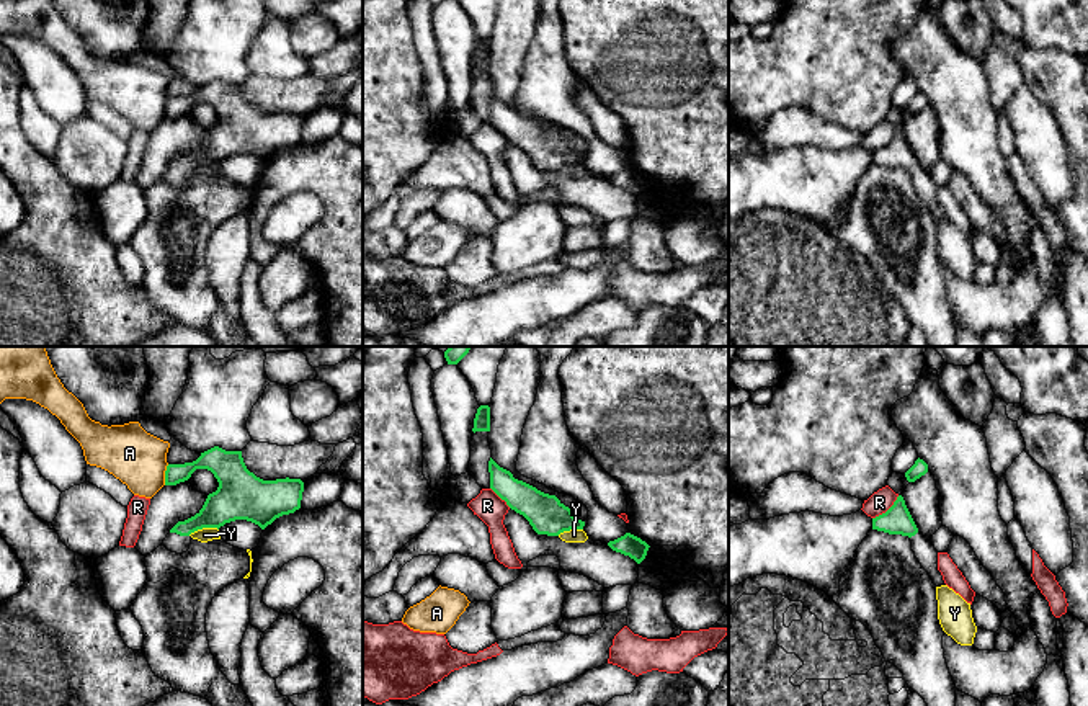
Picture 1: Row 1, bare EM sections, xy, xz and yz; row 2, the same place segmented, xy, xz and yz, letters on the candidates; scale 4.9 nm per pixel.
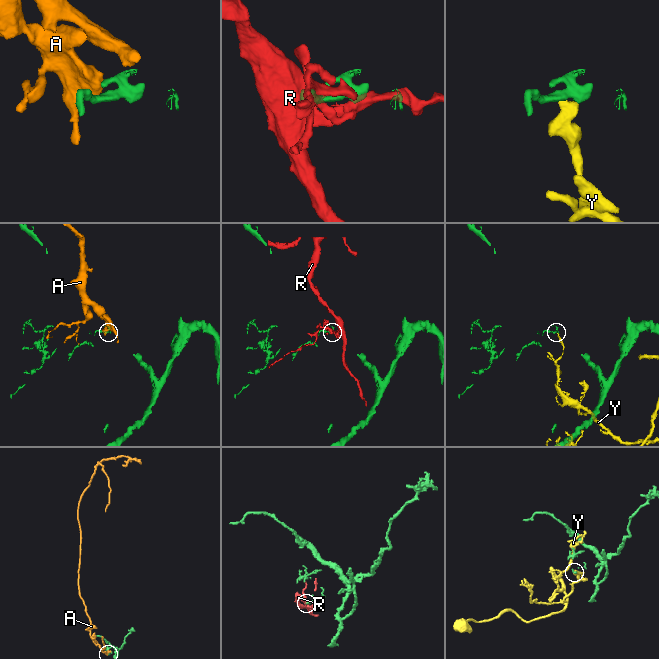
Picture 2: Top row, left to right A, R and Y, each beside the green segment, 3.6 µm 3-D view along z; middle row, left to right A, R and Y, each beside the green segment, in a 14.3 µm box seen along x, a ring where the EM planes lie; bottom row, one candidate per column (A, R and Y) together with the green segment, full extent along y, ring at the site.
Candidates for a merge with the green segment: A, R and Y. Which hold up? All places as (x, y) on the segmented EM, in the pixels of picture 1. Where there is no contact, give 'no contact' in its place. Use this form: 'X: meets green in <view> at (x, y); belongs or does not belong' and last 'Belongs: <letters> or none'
A: meets green in xy at (165, 474); does not belong
R: meets green in yz at (887, 510); does not belong
Y: meets green in xy at (203, 527); does not belong
Belongs: none

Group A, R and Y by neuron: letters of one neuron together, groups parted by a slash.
A / R / Y

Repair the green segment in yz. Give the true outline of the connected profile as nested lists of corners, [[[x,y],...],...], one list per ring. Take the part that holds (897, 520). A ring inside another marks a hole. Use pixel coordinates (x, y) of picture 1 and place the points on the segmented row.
[[[902,495],[897,497],[894,505],[885,513],[872,518],[872,530],[889,534],[908,536],[915,557],[930,574],[933,583],[936,587],[946,585],[941,572],[938,570],[938,551],[934,549],[930,536],[923,536],[918,533],[918,528]]]

